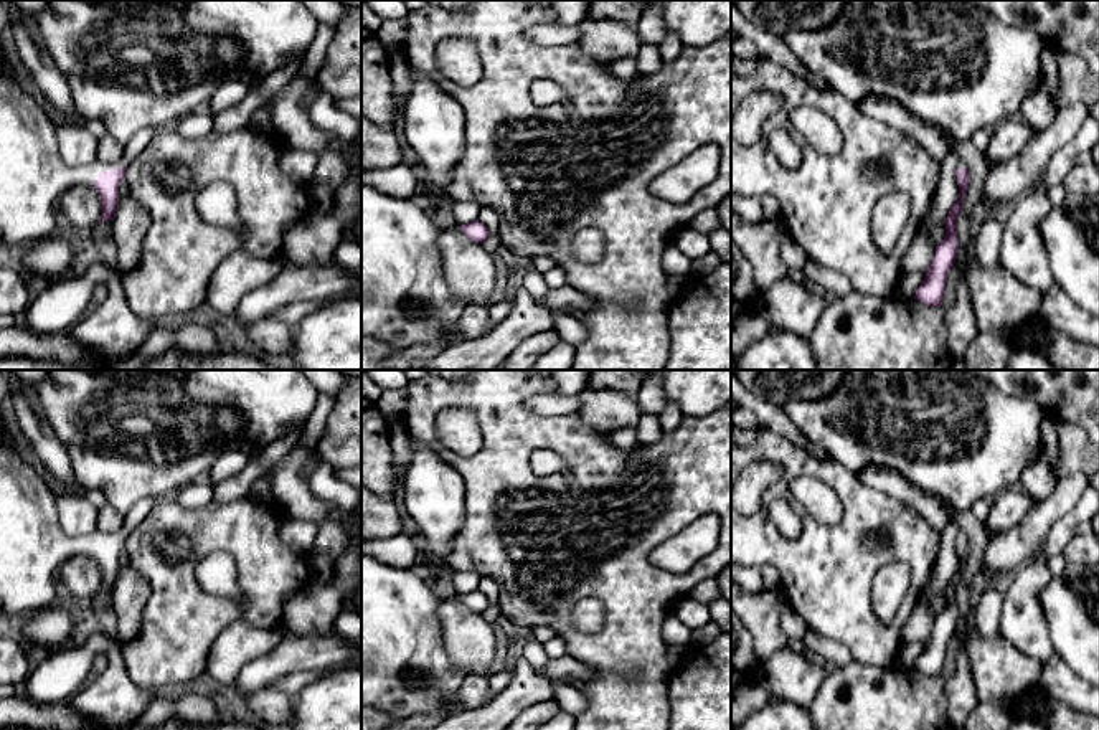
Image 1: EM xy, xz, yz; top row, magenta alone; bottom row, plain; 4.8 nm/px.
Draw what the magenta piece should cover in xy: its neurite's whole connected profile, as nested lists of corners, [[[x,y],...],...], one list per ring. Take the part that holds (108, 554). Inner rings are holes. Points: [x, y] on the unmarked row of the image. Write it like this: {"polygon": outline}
{"polygon": [[[0,406],[0,604],[2,613],[13,618],[26,618],[41,609],[50,608],[56,603],[59,578],[58,571],[61,565],[71,558],[73,555],[87,555],[94,557],[102,571],[102,585],[97,595],[104,590],[114,591],[117,576],[119,576],[119,557],[125,550],[125,537],[150,514],[160,497],[145,497],[137,502],[127,514],[127,522],[124,527],[112,533],[96,530],[89,535],[83,537],[69,537],[66,535],[58,522],[58,509],[56,509],[56,492],[53,486],[48,482],[40,471],[28,462],[13,439],[7,443],[5,438],[12,434],[12,424],[7,421],[5,413]]]}

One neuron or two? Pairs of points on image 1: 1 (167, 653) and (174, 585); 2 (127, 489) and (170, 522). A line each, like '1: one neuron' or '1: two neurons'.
1: one neuron
2: two neurons

